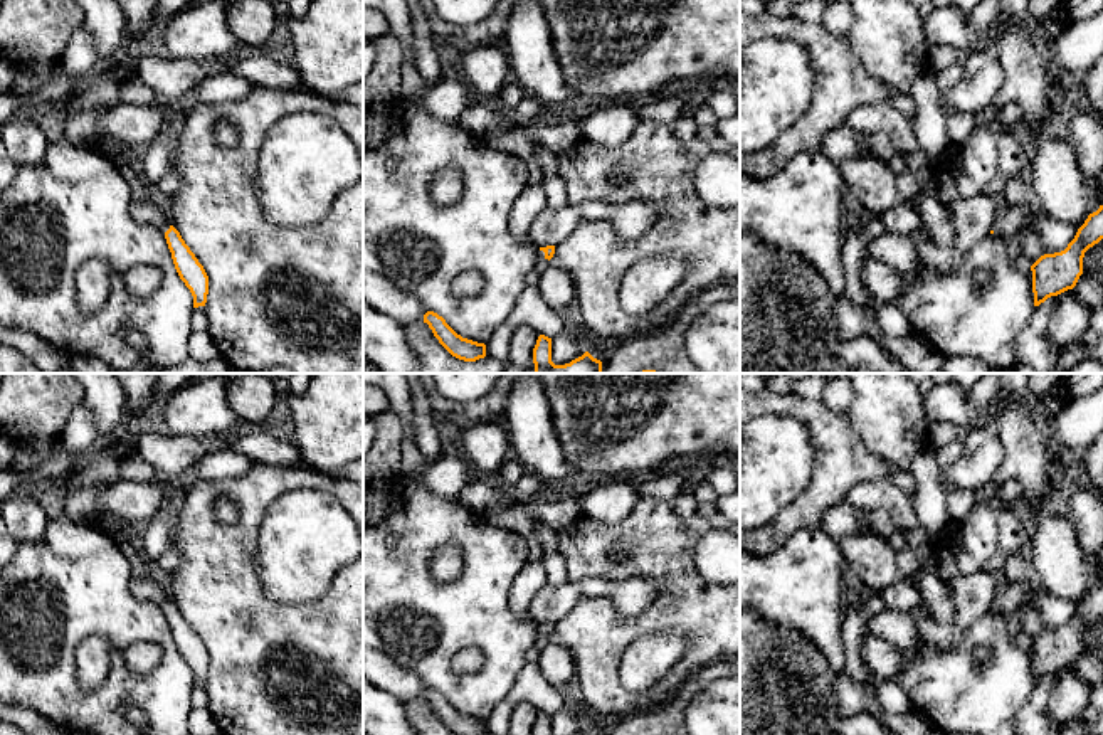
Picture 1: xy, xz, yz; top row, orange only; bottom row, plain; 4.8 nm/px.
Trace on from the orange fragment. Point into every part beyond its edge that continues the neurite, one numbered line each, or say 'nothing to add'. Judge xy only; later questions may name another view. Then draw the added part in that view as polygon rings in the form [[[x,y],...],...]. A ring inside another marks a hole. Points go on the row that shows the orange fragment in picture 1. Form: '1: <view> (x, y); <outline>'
1: xy (145, 212); [[[135,198],[129,204],[129,212],[136,222],[156,225],[163,234],[170,229],[158,209],[145,198]]]

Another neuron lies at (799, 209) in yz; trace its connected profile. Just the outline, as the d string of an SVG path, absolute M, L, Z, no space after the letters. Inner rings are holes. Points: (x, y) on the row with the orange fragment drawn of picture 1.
M821 150L799 153L765 180L740 177L740 230L807 259L842 299L846 193L837 165Z

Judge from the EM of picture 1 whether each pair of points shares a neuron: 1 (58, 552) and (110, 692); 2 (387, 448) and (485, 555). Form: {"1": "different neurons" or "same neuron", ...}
{"1": "same neuron", "2": "different neurons"}

